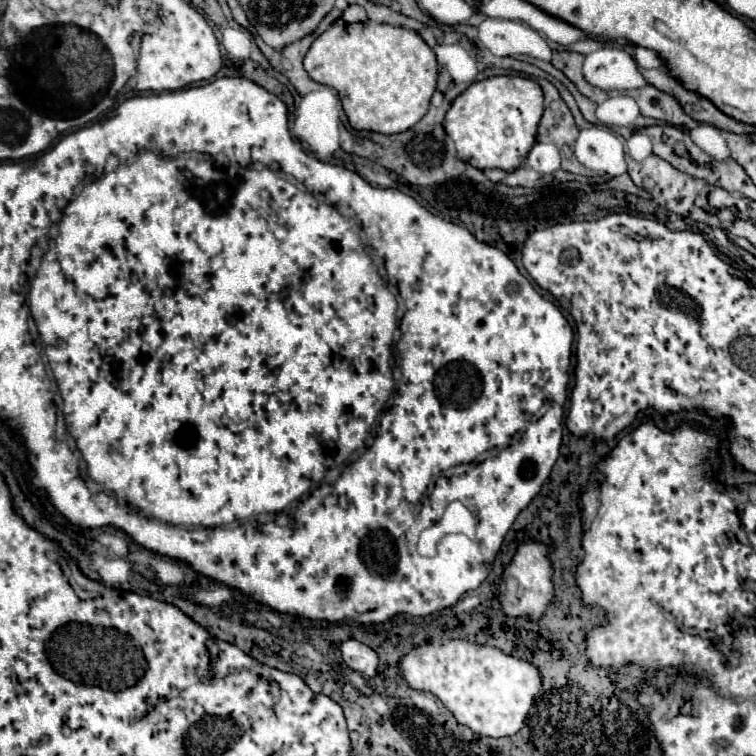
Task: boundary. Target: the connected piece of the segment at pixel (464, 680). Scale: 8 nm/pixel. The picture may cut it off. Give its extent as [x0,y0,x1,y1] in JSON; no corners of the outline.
[399,640,541,738]

